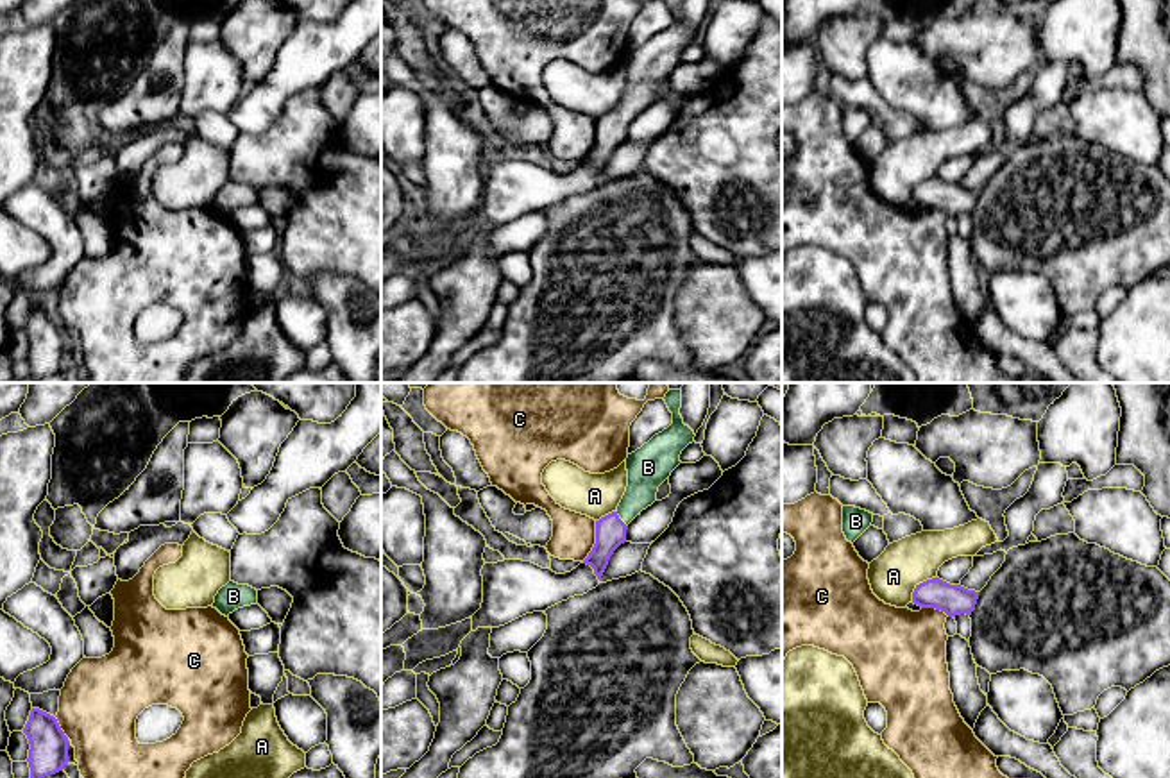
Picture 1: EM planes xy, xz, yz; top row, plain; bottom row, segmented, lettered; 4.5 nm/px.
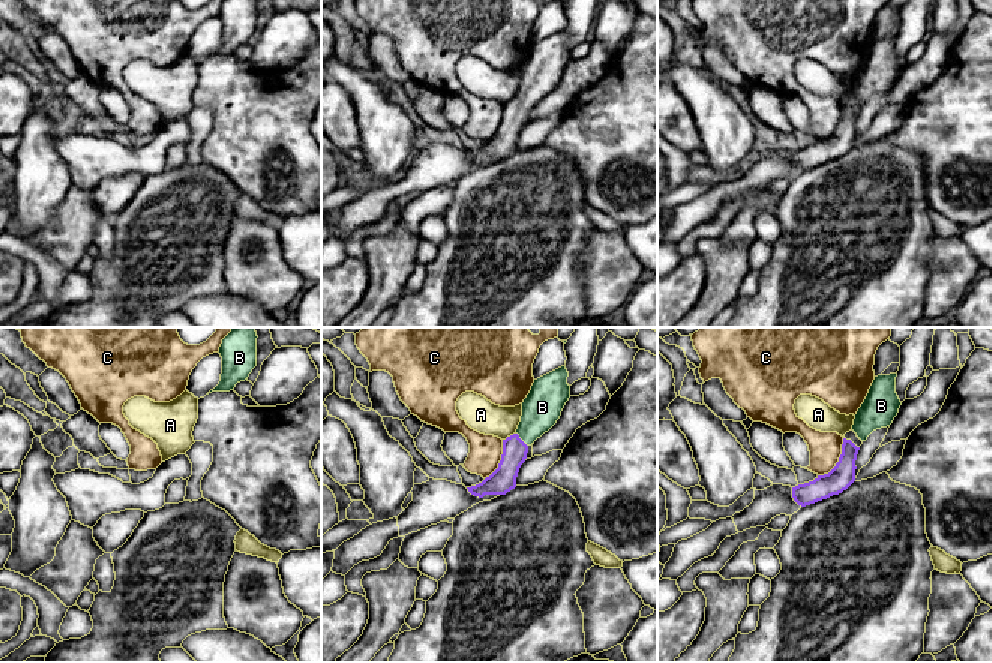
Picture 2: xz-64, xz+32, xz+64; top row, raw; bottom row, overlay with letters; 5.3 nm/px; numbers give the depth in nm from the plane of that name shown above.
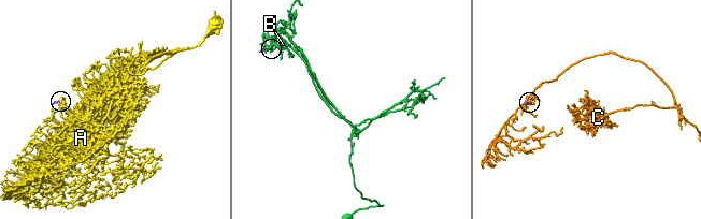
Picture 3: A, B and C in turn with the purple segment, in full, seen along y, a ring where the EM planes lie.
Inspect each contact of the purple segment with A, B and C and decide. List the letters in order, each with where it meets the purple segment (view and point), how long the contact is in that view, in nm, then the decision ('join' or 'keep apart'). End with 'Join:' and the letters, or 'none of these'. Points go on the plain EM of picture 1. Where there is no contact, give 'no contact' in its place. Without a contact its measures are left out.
A: contact yz (918, 185); length 160 nm; keep apart
B: contact xz (619, 118); length 90 nm; join
C: contact xz (596, 140); length 200 nm; keep apart
Join: B

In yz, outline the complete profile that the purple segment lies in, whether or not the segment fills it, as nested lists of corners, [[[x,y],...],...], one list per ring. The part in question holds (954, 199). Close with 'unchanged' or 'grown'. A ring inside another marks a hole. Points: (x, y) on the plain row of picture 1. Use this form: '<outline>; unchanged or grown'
[[[939,177],[927,179],[916,184],[912,202],[921,207],[936,207],[948,216],[961,213],[971,215],[979,199],[979,191],[961,184],[950,184]]]; unchanged

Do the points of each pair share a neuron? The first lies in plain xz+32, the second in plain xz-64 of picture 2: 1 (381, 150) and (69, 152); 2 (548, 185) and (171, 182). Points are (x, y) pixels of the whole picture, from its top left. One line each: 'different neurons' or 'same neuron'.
1: different neurons
2: same neuron

